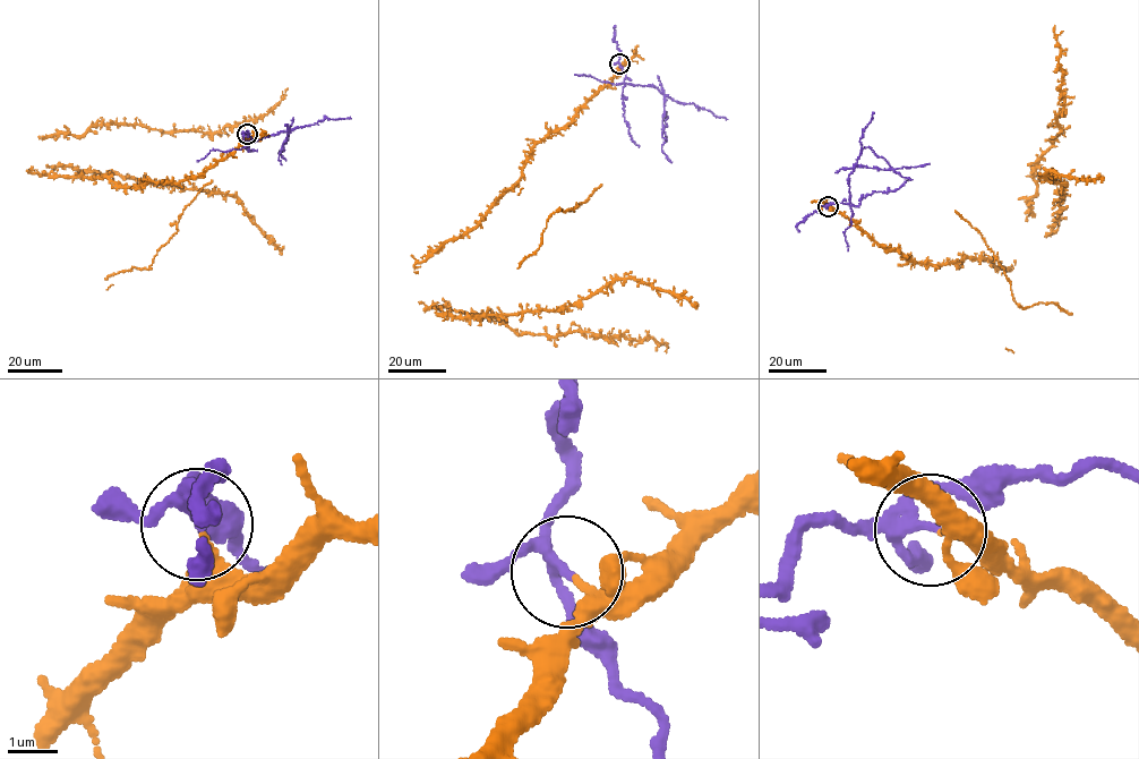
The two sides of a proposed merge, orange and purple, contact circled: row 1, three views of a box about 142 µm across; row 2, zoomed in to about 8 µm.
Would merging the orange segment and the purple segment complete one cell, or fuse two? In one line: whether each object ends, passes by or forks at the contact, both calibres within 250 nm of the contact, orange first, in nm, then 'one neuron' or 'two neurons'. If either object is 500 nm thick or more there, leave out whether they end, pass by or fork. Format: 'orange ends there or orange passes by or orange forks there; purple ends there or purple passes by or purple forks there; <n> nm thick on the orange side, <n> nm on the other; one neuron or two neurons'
orange ends there; purple forks there; 160 nm thick on the orange side, 150 nm on the other; two neurons

